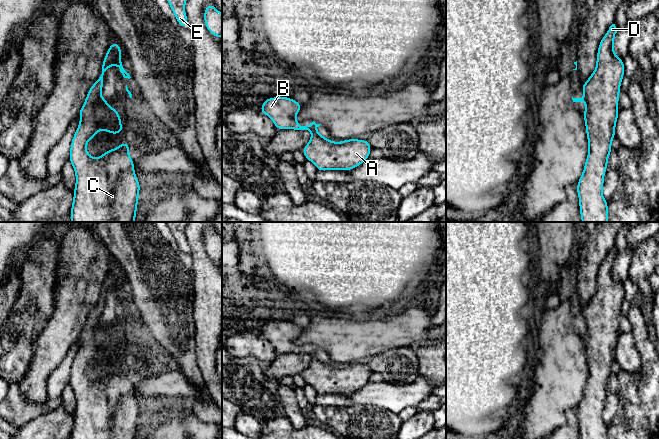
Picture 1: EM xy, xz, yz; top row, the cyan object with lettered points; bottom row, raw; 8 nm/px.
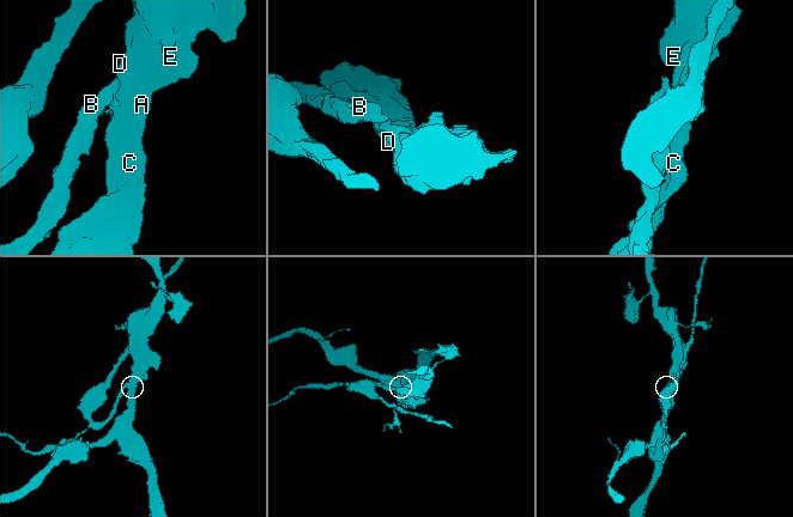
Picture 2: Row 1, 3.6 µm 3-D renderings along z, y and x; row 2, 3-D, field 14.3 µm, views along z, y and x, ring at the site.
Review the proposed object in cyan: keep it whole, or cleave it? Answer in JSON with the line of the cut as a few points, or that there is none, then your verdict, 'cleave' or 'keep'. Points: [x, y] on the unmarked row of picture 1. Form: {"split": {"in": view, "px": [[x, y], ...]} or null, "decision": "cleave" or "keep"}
{"split": {"in": "xz", "px": [[313, 358], [326, 364]]}, "decision": "cleave"}

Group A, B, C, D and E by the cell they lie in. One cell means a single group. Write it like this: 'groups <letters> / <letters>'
groups A C D E / B

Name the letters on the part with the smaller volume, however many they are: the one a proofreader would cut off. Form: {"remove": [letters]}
{"remove": ["B"]}

